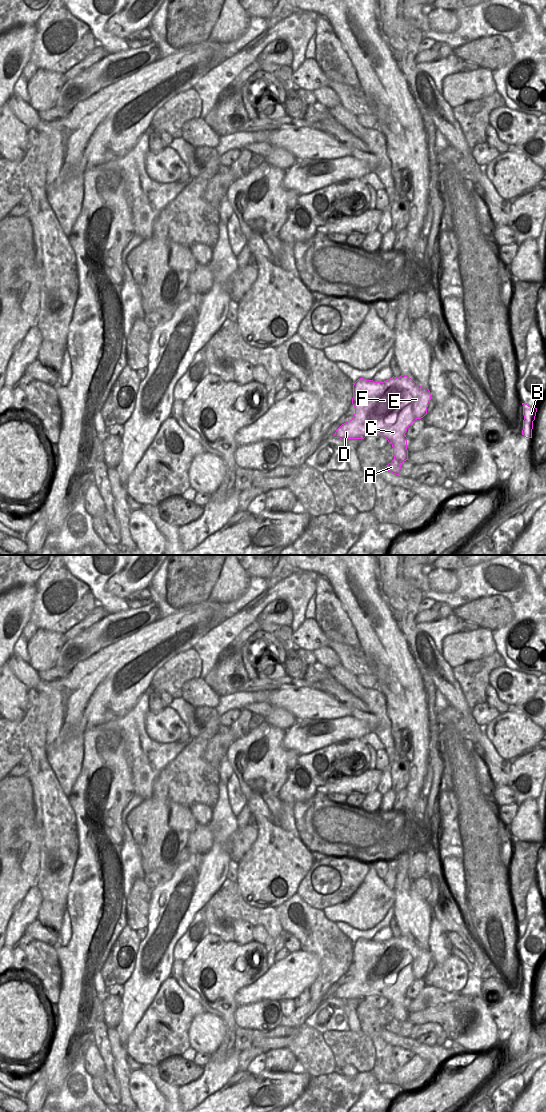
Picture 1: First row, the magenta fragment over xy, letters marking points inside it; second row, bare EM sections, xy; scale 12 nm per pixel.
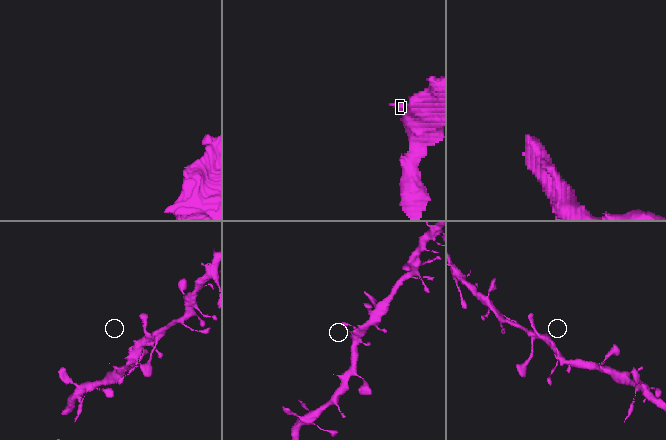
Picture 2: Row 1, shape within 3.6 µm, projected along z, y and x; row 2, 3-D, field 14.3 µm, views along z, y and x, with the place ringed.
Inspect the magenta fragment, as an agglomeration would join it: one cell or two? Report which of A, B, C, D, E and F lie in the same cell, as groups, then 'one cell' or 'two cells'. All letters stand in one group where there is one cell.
groups A B C D E F; one cell

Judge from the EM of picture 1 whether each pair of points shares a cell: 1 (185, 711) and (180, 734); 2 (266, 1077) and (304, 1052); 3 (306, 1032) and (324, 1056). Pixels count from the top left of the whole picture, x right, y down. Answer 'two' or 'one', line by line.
1: two
2: two
3: one

